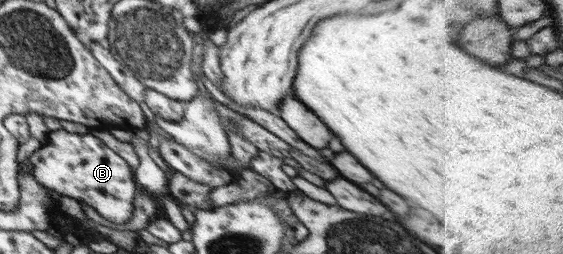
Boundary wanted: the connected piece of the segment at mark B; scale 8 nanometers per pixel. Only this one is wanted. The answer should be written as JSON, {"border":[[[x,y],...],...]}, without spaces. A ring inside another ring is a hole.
{"border":[[[63,128],[50,130],[48,141],[29,159],[34,165],[34,177],[44,189],[87,203],[112,223],[126,223],[133,218],[137,194],[132,178],[134,170],[95,135],[70,133]]]}

